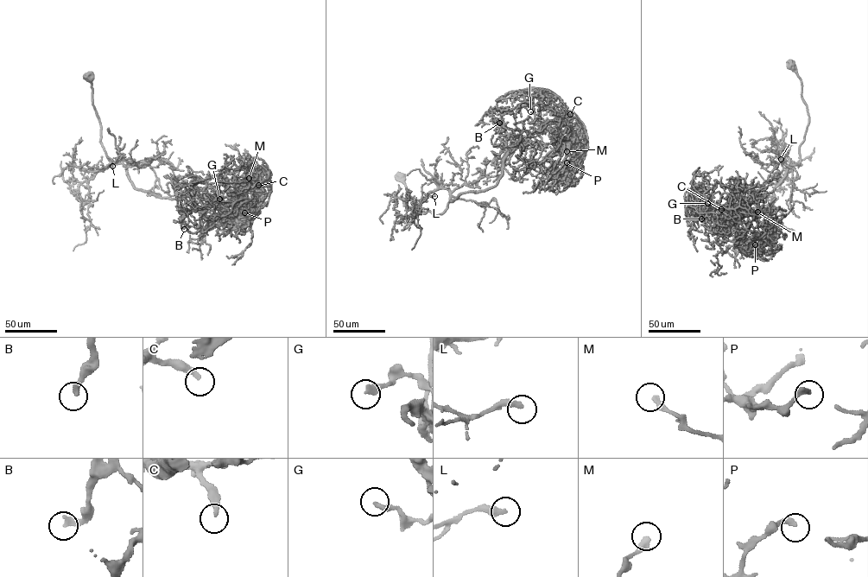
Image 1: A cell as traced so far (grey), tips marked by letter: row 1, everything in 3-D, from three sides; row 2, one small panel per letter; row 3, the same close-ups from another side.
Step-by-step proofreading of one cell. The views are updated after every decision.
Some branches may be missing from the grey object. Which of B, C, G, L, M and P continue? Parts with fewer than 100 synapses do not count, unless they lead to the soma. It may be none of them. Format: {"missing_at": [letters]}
{"missing_at": ["B"]}

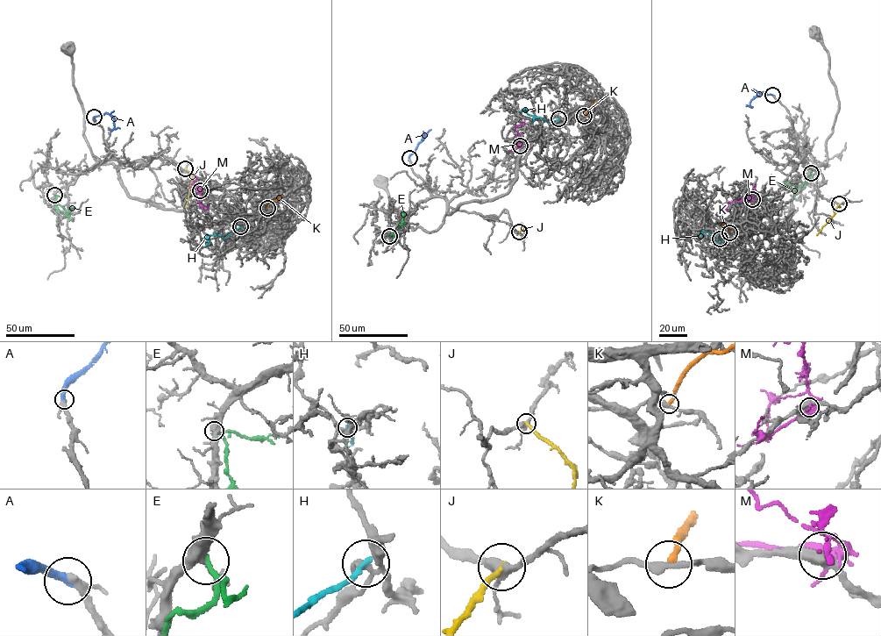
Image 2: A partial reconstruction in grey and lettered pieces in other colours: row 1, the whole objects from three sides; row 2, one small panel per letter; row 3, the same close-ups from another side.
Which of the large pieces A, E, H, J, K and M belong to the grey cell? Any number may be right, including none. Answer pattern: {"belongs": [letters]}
{"belongs": ["A"]}

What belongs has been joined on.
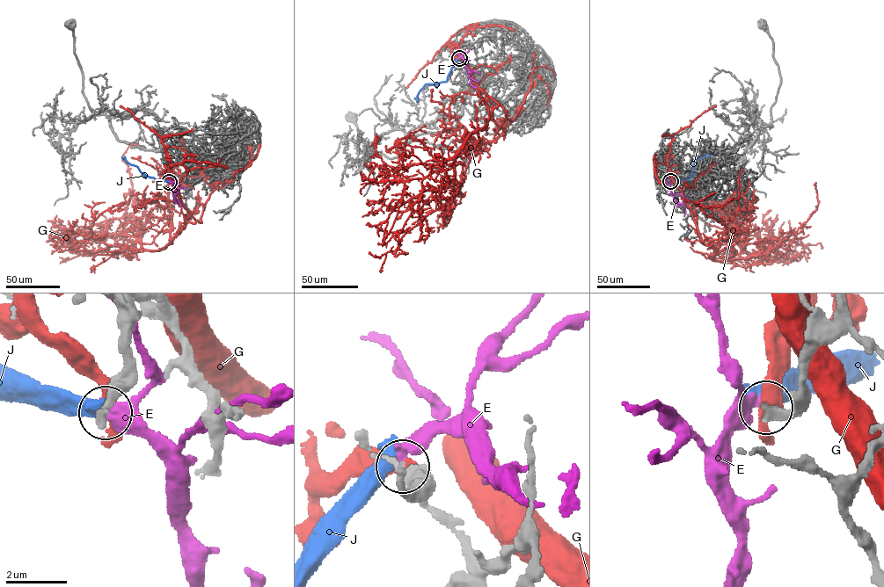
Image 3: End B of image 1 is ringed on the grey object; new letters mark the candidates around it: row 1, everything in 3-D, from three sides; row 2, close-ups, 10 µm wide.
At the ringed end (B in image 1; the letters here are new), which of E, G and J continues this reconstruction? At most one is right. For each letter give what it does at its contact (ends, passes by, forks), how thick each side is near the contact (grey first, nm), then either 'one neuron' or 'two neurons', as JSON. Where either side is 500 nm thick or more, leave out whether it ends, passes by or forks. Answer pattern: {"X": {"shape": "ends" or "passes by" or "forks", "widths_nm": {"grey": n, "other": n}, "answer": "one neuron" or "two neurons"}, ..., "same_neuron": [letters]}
{"E": {"shape": "ends", "widths_nm": {"grey": 280, "other": 420}, "answer": "one neuron"}, "G": {"shape": "passes by", "widths_nm": {"grey": 320, "other": 360}, "answer": "two neurons"}, "J": {"widths_nm": {"grey": 280, "other": 600}, "answer": "two neurons"}, "same_neuron": ["E"]}

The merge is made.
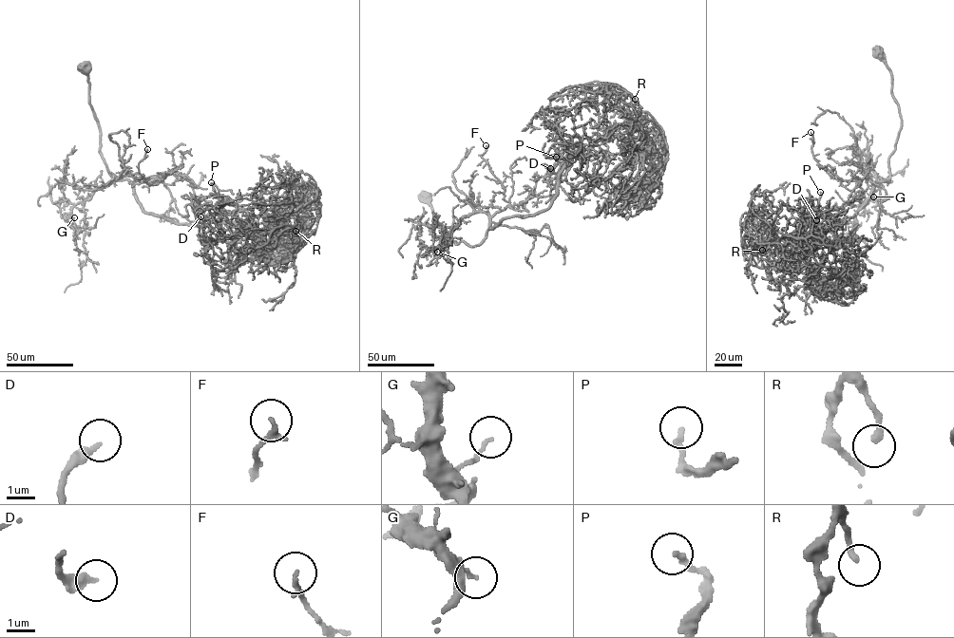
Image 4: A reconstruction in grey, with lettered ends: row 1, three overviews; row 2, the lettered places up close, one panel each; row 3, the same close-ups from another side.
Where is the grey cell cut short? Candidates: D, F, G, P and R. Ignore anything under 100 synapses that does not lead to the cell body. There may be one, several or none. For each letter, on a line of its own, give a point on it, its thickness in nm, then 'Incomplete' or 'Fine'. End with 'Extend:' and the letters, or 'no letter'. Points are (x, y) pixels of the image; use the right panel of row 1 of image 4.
D: Place: (816, 220). Thickness 280 nm. Fine
F: Place: (810, 132). Thickness 140 nm. Fine
G: Place: (873, 197). Thickness 120 nm. Fine
P: Place: (820, 192). Thickness 200 nm. Fine
R: Place: (762, 250). Thickness 200 nm. Fine
Extend: no letter

